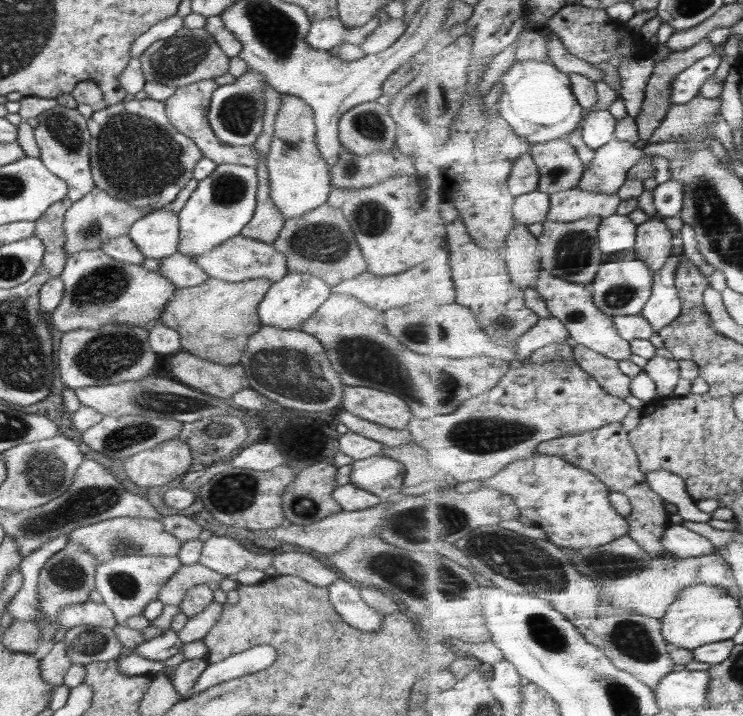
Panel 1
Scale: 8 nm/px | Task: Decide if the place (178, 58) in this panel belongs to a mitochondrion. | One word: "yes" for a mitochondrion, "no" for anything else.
yes

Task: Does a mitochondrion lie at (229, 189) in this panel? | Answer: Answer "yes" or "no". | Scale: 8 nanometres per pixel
yes

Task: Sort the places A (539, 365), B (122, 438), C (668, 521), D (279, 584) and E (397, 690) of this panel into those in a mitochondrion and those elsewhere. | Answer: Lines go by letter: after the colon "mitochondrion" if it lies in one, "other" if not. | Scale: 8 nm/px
A: other
B: mitochondrion
C: other
D: other
E: other

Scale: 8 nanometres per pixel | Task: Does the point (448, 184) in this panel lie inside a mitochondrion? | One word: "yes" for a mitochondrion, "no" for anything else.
no

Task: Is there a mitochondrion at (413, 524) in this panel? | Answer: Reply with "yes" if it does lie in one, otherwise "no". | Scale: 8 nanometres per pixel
yes

